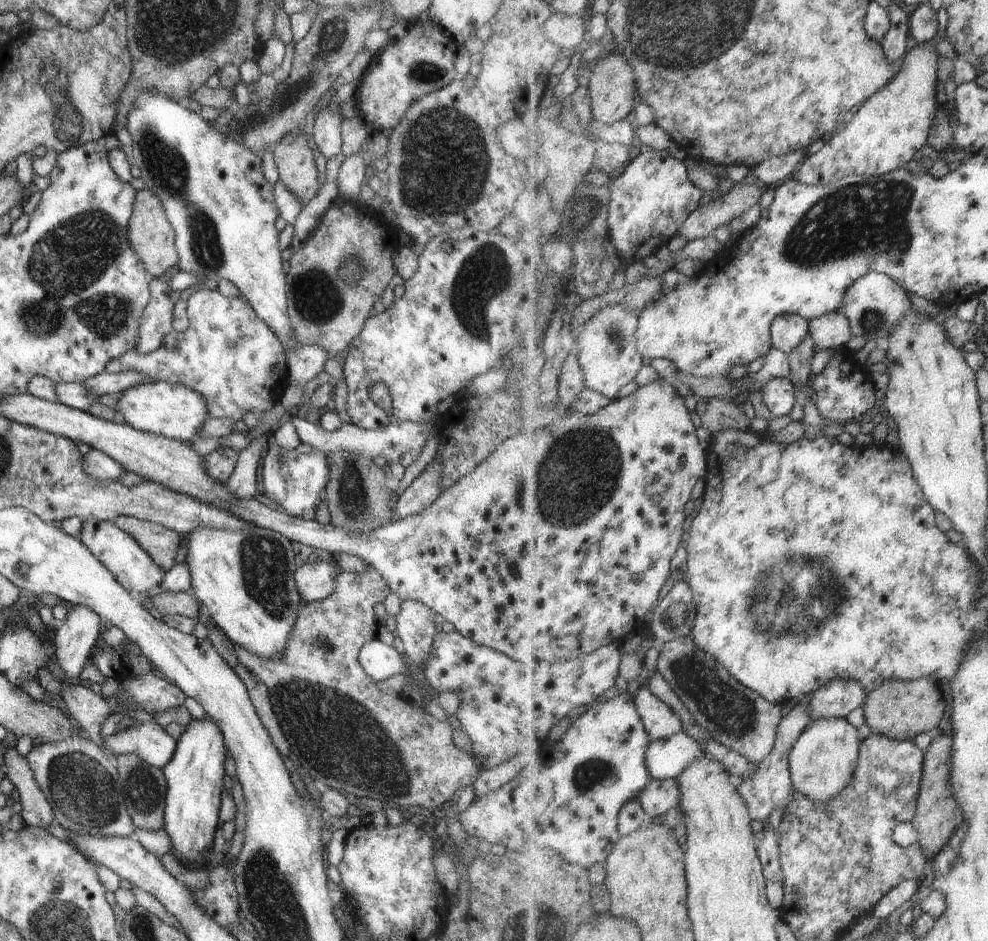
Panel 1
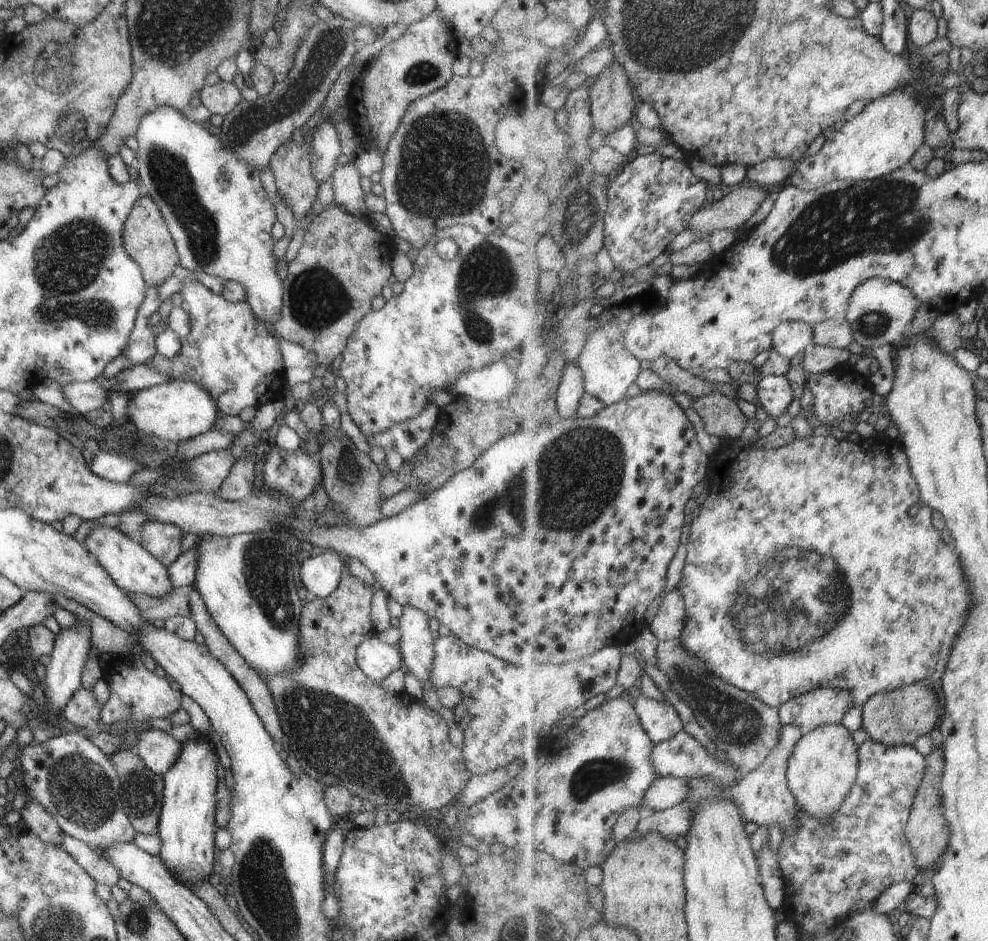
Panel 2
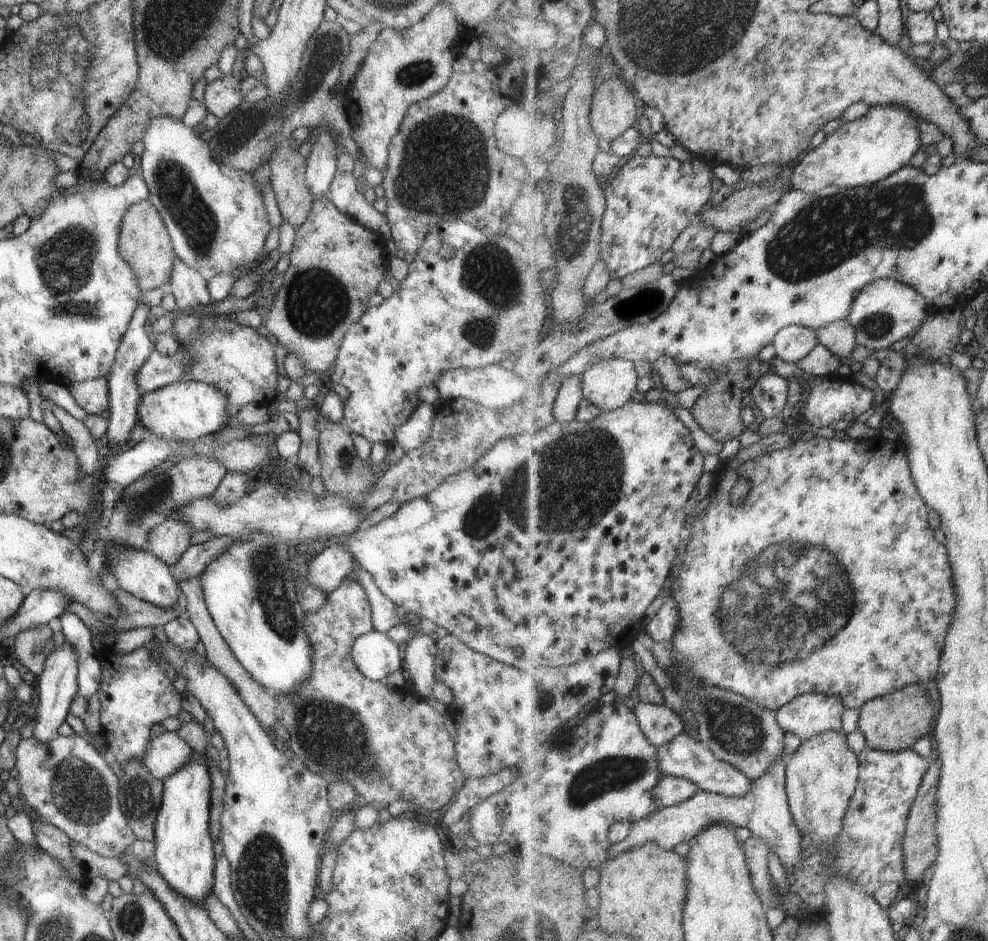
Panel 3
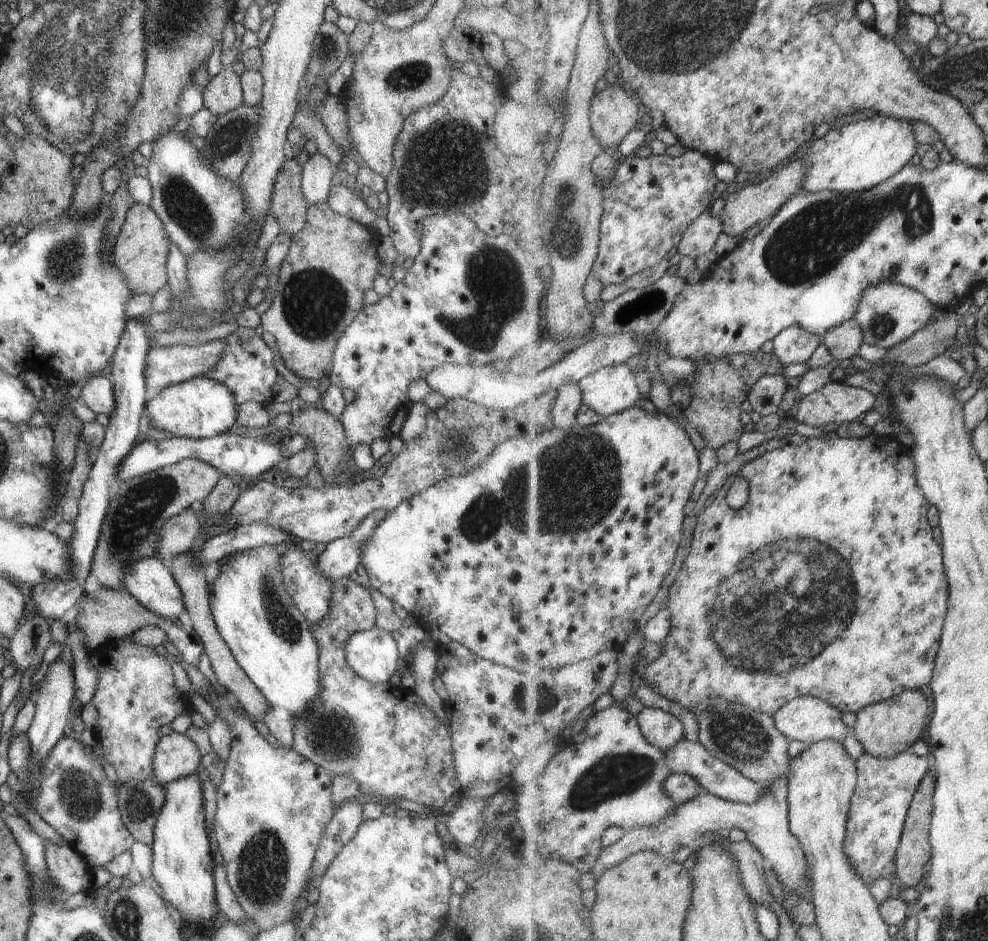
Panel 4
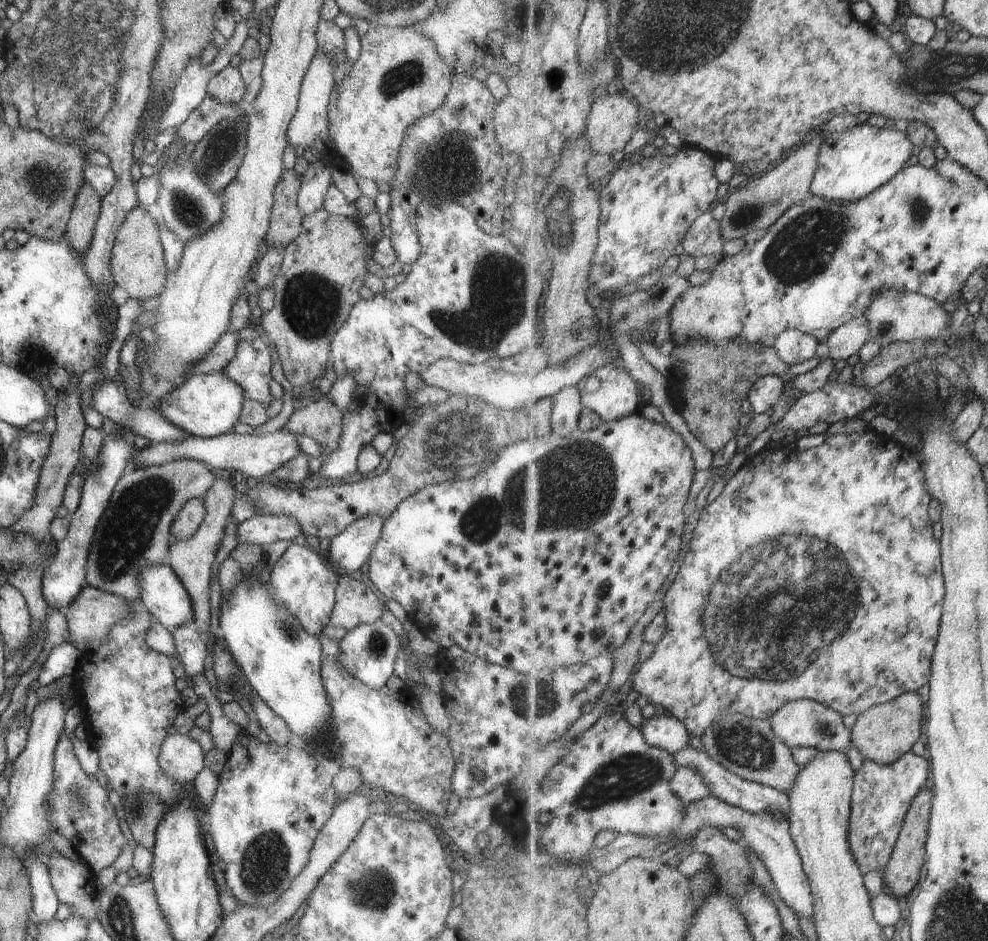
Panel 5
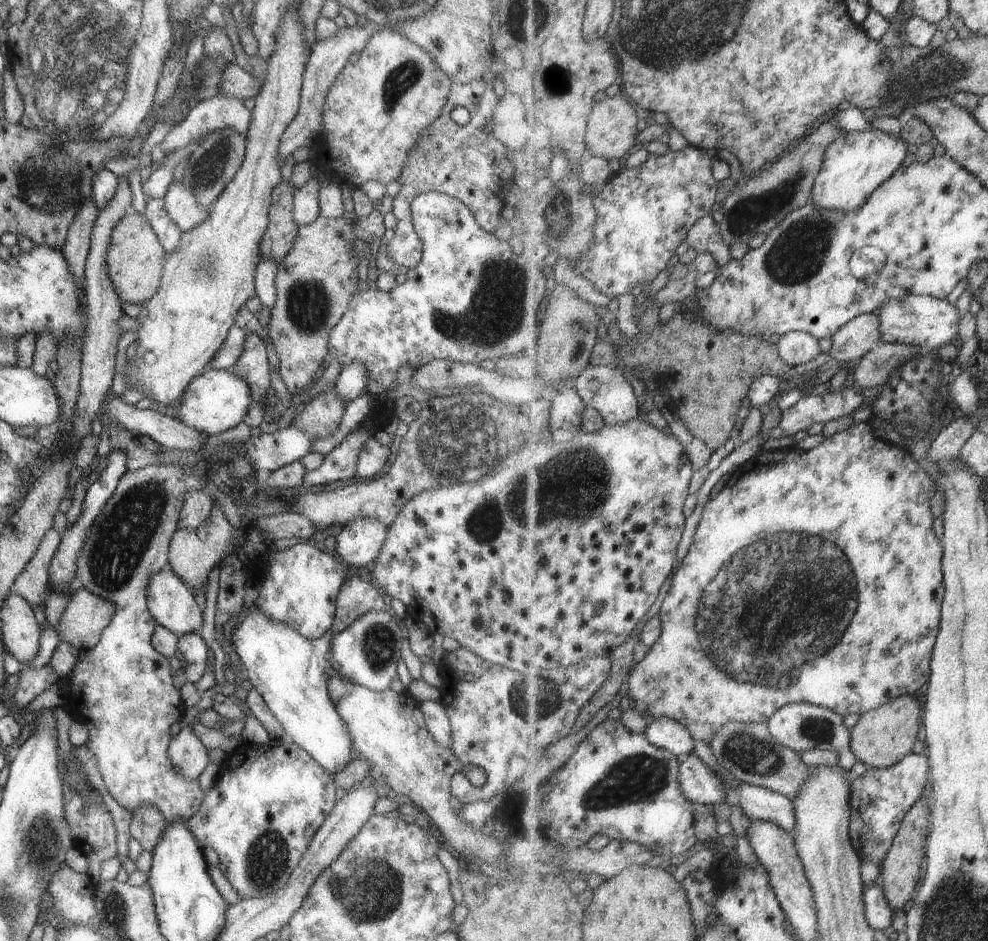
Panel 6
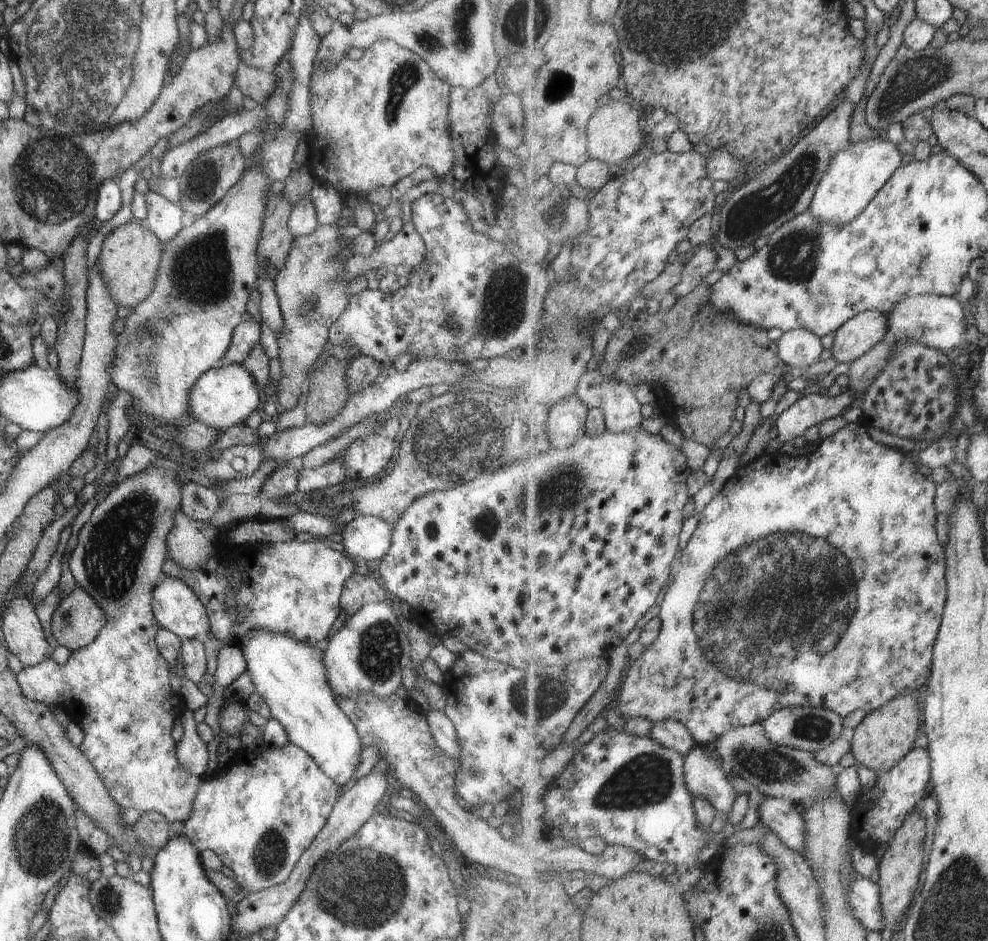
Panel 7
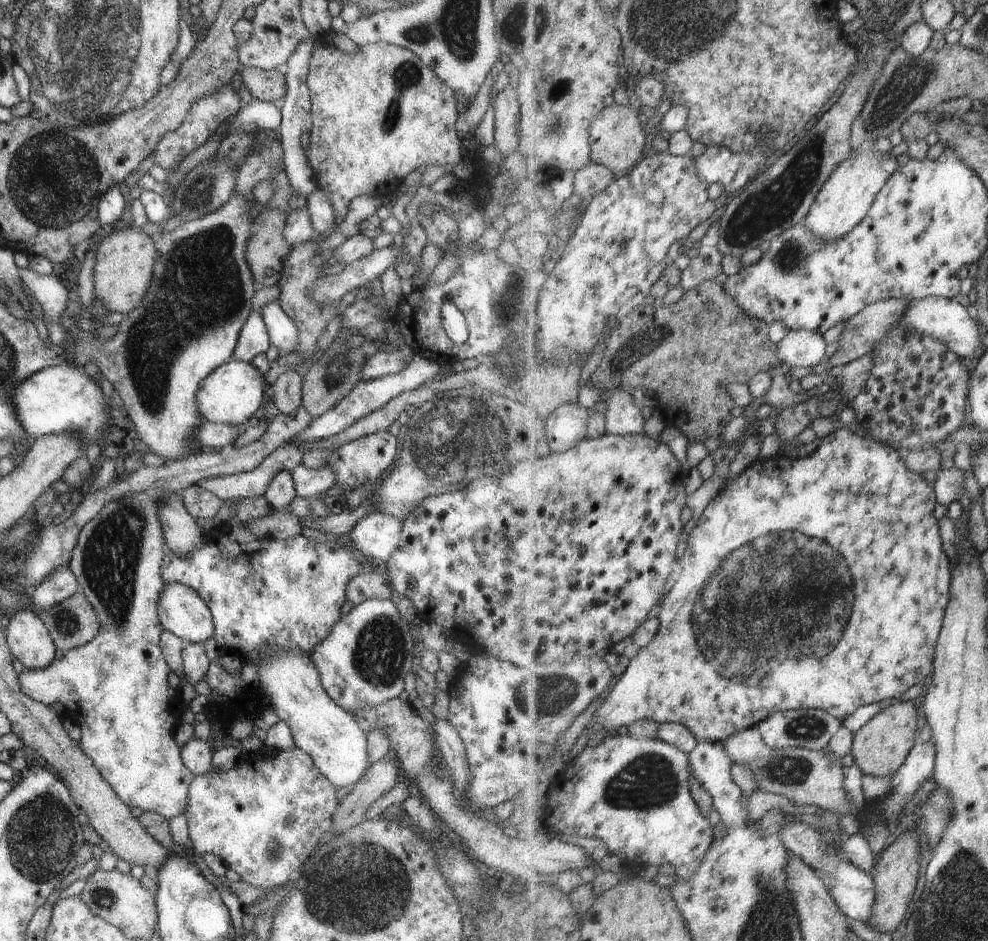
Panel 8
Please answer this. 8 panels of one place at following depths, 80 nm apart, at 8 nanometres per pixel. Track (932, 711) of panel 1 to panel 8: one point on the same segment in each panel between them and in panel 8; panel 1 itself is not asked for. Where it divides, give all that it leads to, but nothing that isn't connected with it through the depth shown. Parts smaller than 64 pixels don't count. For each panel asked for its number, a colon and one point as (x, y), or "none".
2: (900, 717)
3: (894, 723)
4: (890, 728)
5: (885, 733)
6: (883, 736)
7: (886, 736)
8: (880, 747)

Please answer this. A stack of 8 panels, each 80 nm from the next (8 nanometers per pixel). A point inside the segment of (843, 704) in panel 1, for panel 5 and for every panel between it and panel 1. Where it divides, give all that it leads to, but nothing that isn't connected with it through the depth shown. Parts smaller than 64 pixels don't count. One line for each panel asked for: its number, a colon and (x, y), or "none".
2: (824, 706)
3: (810, 715)
4: (810, 720)
5: (805, 722)

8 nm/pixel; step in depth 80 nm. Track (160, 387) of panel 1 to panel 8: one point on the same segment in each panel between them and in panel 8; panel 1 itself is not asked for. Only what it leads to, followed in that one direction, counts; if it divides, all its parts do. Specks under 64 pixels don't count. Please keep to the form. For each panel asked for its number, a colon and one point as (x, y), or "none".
2: (175, 411)
3: (186, 410)
4: (198, 407)
5: (204, 405)
6: (213, 401)
7: (223, 396)
8: (233, 391)

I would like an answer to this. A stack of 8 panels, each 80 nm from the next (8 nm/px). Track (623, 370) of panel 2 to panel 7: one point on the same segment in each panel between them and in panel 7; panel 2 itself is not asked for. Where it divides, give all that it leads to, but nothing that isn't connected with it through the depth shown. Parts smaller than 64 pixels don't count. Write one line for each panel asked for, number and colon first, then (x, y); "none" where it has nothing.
3: (609, 385)
4: (612, 390)
5: (618, 395)
6: (615, 399)
7: (622, 411)

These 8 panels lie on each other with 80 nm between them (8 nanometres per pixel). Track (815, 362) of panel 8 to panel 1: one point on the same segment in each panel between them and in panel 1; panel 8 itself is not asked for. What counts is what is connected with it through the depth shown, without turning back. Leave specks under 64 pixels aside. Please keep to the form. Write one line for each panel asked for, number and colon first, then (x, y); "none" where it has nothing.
1: (788, 330)
2: (791, 338)
3: (793, 343)
4: (794, 346)
5: (794, 346)
6: (797, 348)
7: (801, 349)

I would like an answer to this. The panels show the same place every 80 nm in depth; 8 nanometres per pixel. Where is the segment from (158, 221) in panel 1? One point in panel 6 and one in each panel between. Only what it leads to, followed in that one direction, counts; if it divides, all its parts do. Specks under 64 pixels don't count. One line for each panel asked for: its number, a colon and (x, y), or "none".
2: (145, 238)
3: (143, 243)
4: (140, 249)
5: (137, 265)
6: (134, 258)

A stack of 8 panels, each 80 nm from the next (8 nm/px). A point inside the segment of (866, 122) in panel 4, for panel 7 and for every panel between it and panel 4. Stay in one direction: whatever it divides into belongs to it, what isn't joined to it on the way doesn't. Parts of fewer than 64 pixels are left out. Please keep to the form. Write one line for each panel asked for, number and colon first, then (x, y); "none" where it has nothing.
5: (853, 163)
6: (855, 165)
7: (857, 173)

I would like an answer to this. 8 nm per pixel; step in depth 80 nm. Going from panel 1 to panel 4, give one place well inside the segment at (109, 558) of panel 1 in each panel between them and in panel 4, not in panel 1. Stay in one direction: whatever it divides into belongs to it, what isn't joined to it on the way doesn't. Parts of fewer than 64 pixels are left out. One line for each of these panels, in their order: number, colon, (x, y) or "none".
2: (131, 569)
3: (138, 572)
4: (147, 580)

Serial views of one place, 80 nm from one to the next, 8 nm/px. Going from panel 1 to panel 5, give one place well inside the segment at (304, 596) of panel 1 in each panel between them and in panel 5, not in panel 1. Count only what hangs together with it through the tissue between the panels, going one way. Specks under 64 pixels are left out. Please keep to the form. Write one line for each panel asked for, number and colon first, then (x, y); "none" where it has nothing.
2: (317, 576)
3: (325, 570)
4: (341, 558)
5: (348, 551)

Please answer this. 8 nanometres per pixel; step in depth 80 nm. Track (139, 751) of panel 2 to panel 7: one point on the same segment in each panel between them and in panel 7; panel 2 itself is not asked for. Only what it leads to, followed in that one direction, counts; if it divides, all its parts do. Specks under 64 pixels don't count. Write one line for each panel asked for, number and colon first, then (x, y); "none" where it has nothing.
3: (166, 753)
4: (175, 755)
5: (180, 757)
6: (188, 757)
7: (190, 752)

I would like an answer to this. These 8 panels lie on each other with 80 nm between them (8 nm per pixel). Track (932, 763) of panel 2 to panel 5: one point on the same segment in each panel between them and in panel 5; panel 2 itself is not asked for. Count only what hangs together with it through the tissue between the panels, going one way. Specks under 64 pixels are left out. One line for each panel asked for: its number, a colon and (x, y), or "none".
3: (921, 846)
4: (915, 851)
5: (904, 873)

